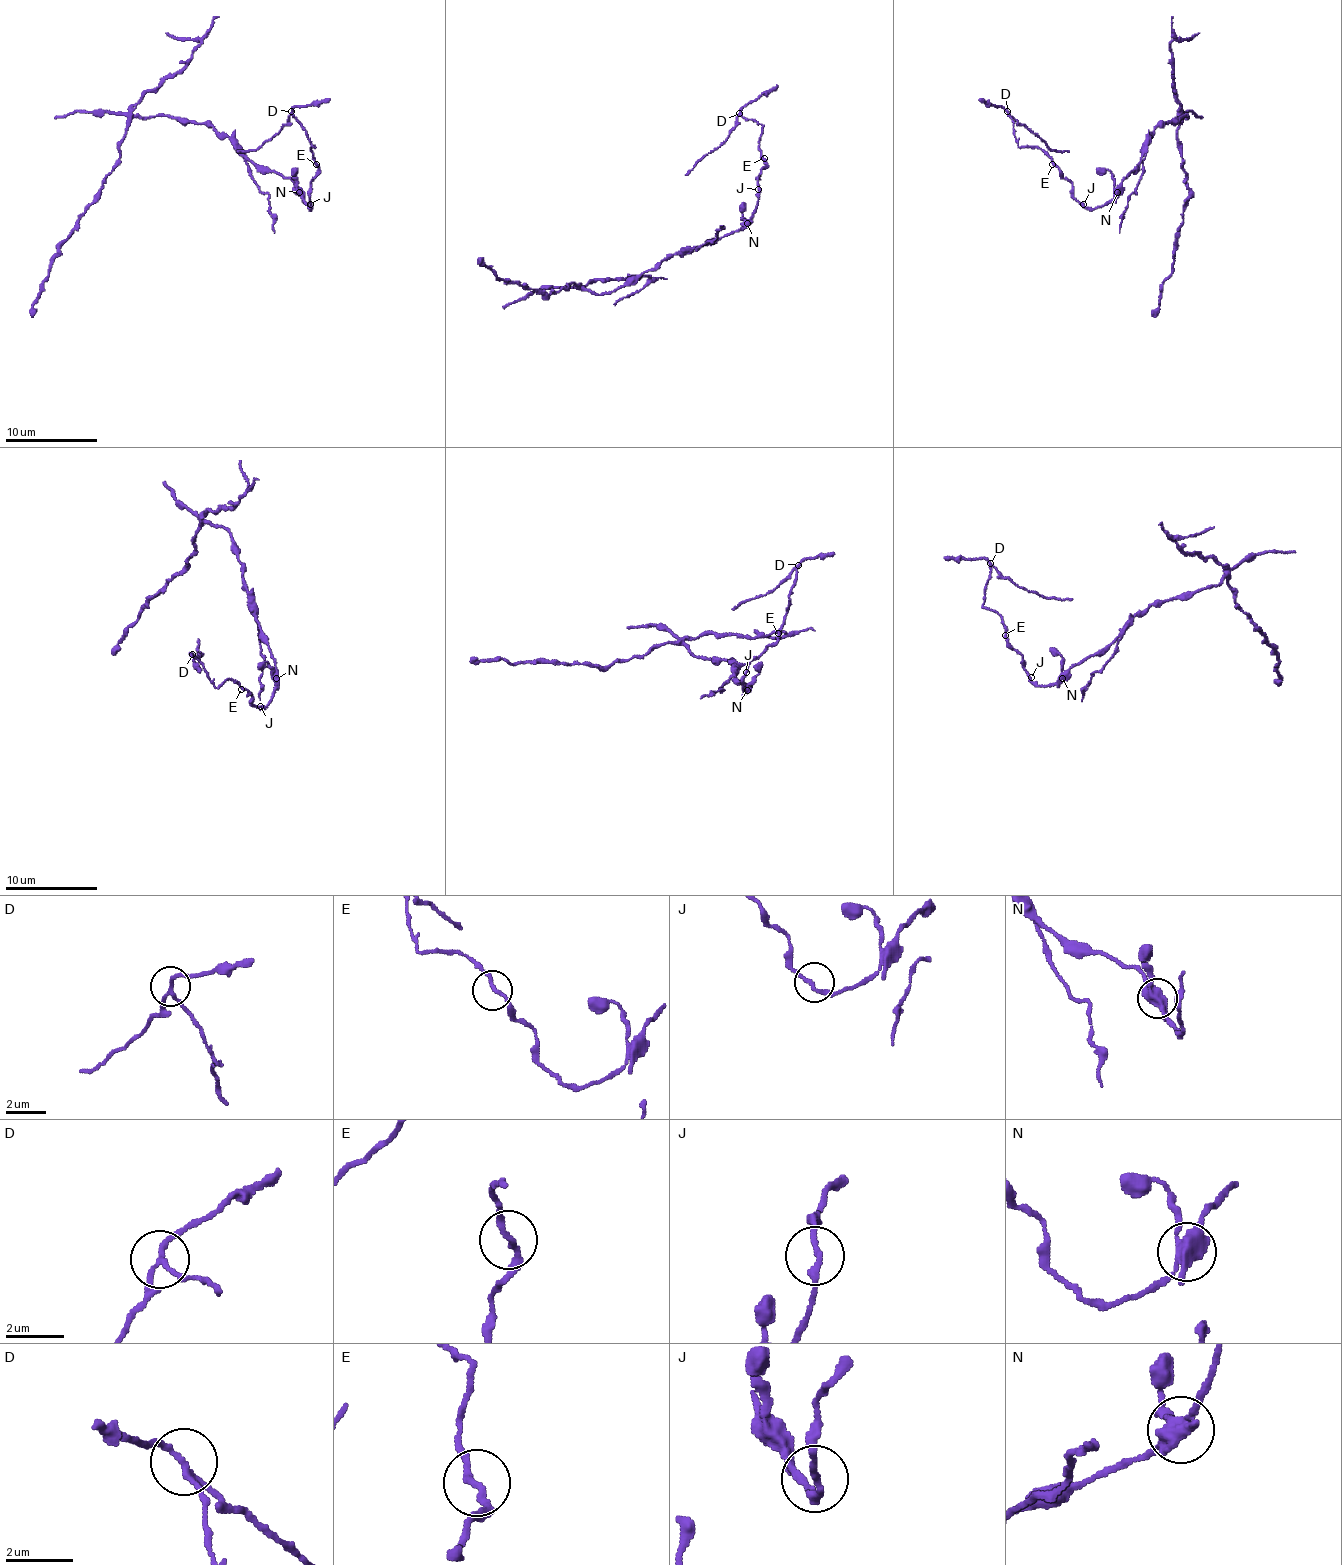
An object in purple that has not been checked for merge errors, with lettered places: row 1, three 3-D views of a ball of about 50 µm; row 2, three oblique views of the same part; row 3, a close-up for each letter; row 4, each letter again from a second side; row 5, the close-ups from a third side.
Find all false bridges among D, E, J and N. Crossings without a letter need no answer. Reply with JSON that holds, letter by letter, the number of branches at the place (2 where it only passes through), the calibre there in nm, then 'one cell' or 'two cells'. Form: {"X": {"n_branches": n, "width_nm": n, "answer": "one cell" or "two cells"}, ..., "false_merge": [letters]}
{"D": {"n_branches": 3, "width_nm": 150, "answer": "two cells"}, "E": {"n_branches": 2, "width_nm": 180, "answer": "one cell"}, "J": {"n_branches": 2, "width_nm": 170, "answer": "one cell"}, "N": {"n_branches": 3, "width_nm": 440, "answer": "two cells"}, "false_merge": ["D", "N"]}

